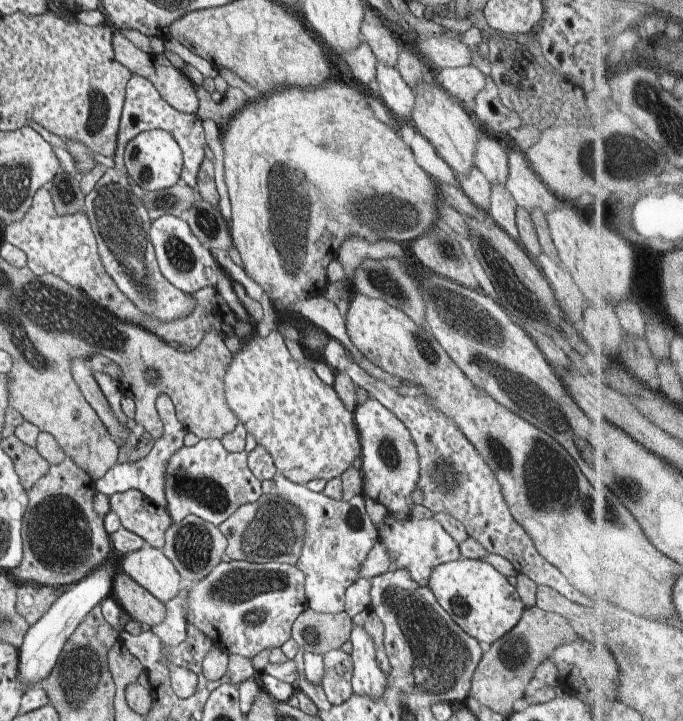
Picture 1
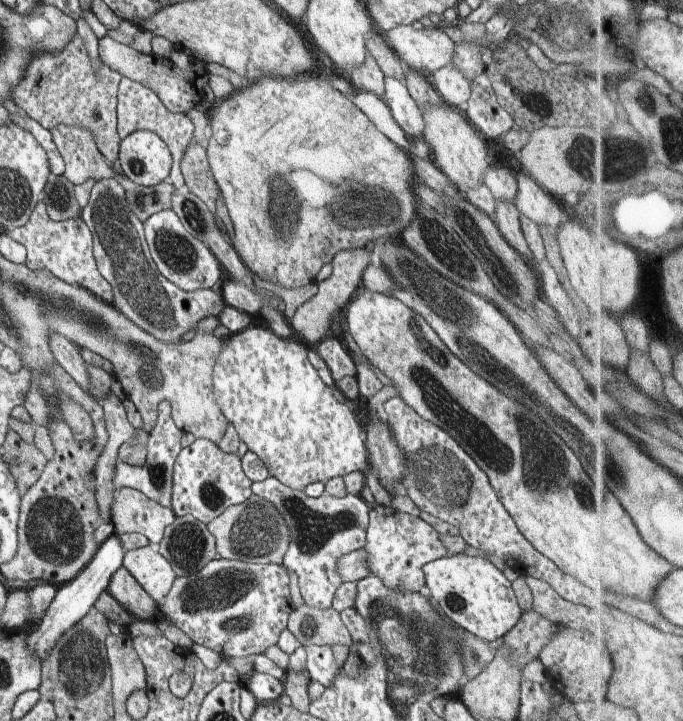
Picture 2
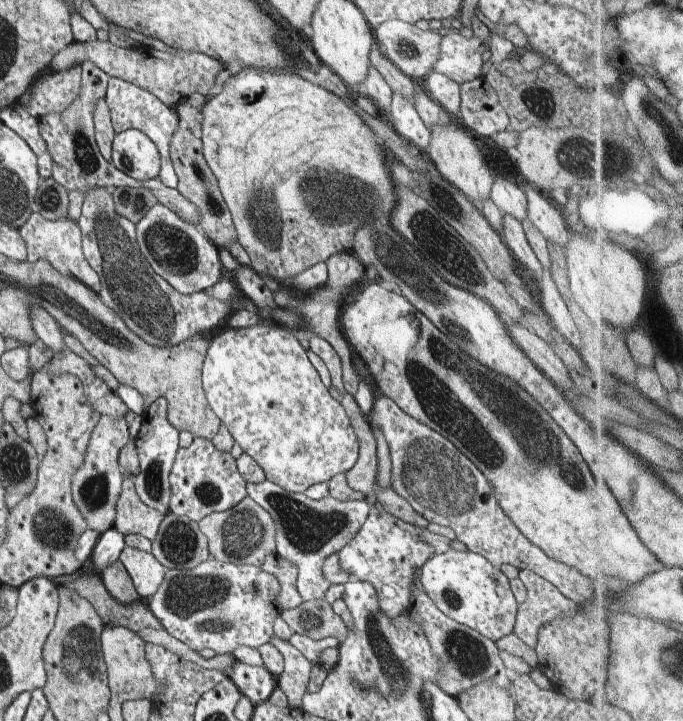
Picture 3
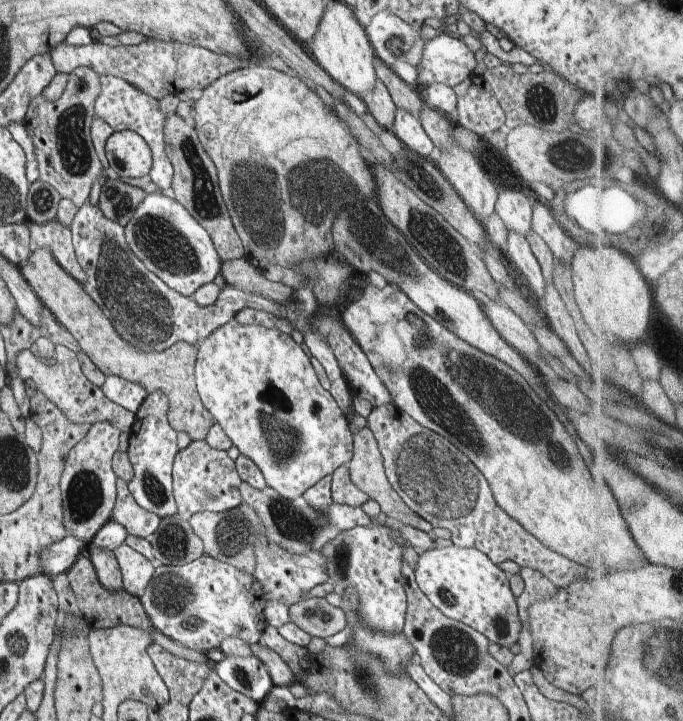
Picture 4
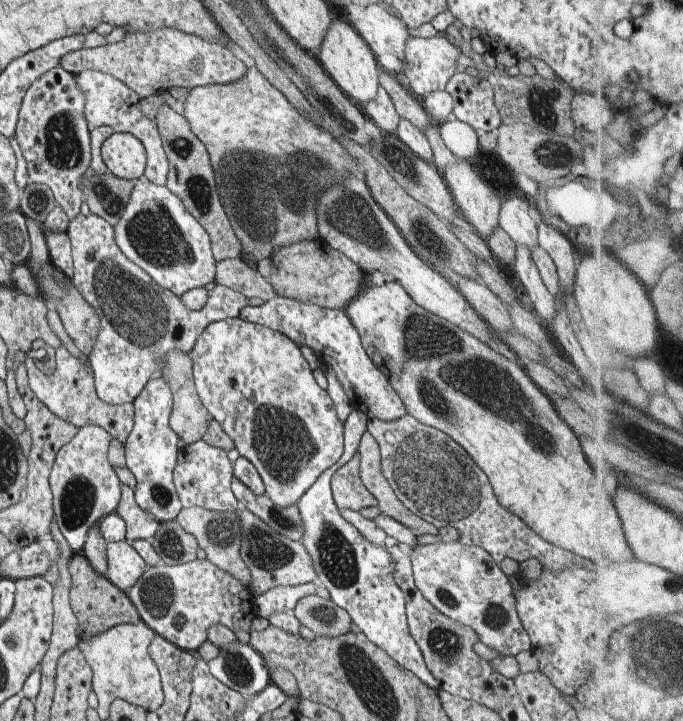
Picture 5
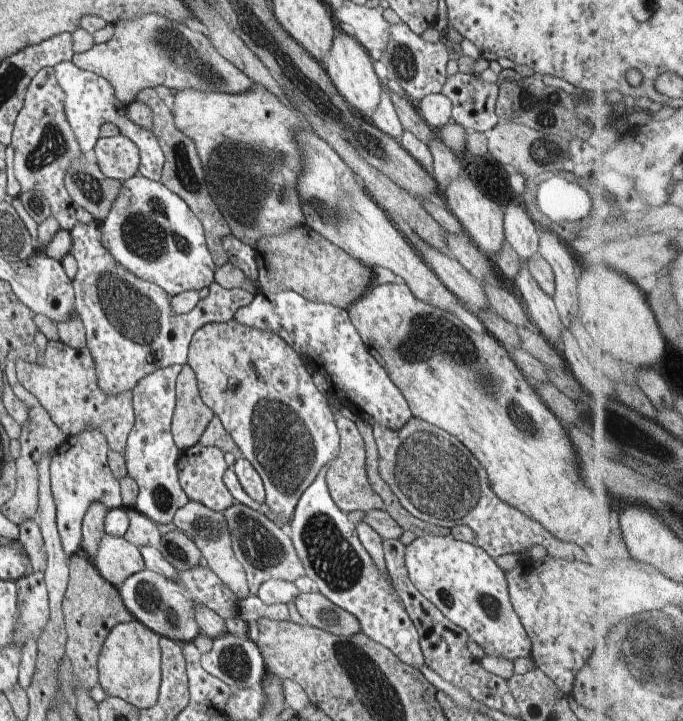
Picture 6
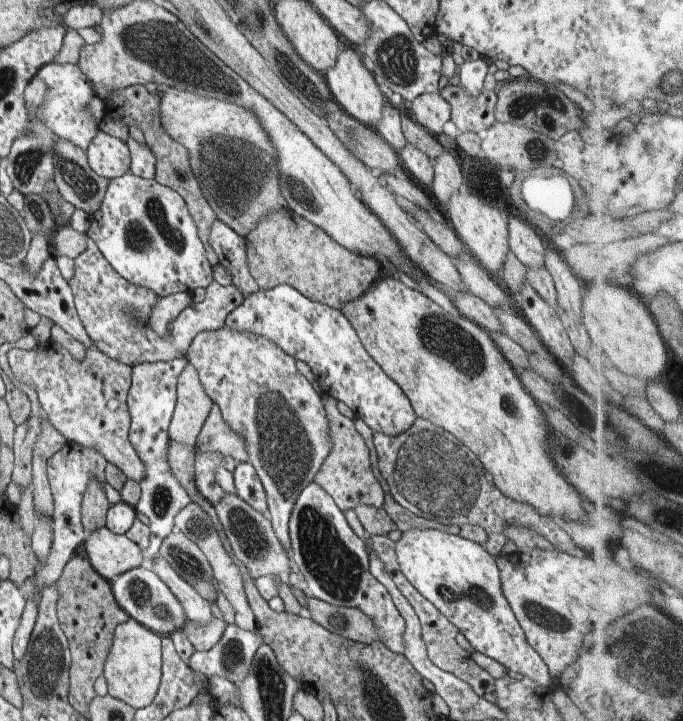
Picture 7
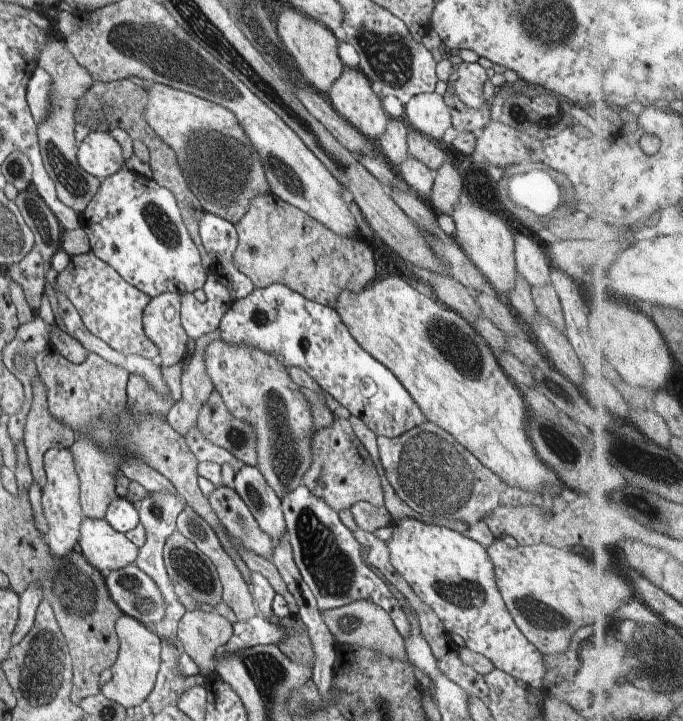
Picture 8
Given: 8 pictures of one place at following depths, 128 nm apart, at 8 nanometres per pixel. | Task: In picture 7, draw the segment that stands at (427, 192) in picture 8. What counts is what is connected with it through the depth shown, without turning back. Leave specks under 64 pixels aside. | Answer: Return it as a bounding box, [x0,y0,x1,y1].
[399,142,433,191]

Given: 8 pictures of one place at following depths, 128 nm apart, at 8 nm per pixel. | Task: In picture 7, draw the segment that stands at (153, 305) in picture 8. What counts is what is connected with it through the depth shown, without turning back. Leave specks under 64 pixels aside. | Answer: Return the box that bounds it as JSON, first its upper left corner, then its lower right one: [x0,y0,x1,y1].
[148,292,191,337]

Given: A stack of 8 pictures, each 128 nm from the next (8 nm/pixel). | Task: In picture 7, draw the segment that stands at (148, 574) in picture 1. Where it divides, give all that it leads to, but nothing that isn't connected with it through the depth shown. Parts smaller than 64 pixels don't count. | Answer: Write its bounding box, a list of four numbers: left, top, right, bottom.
[84,527,145,583]

